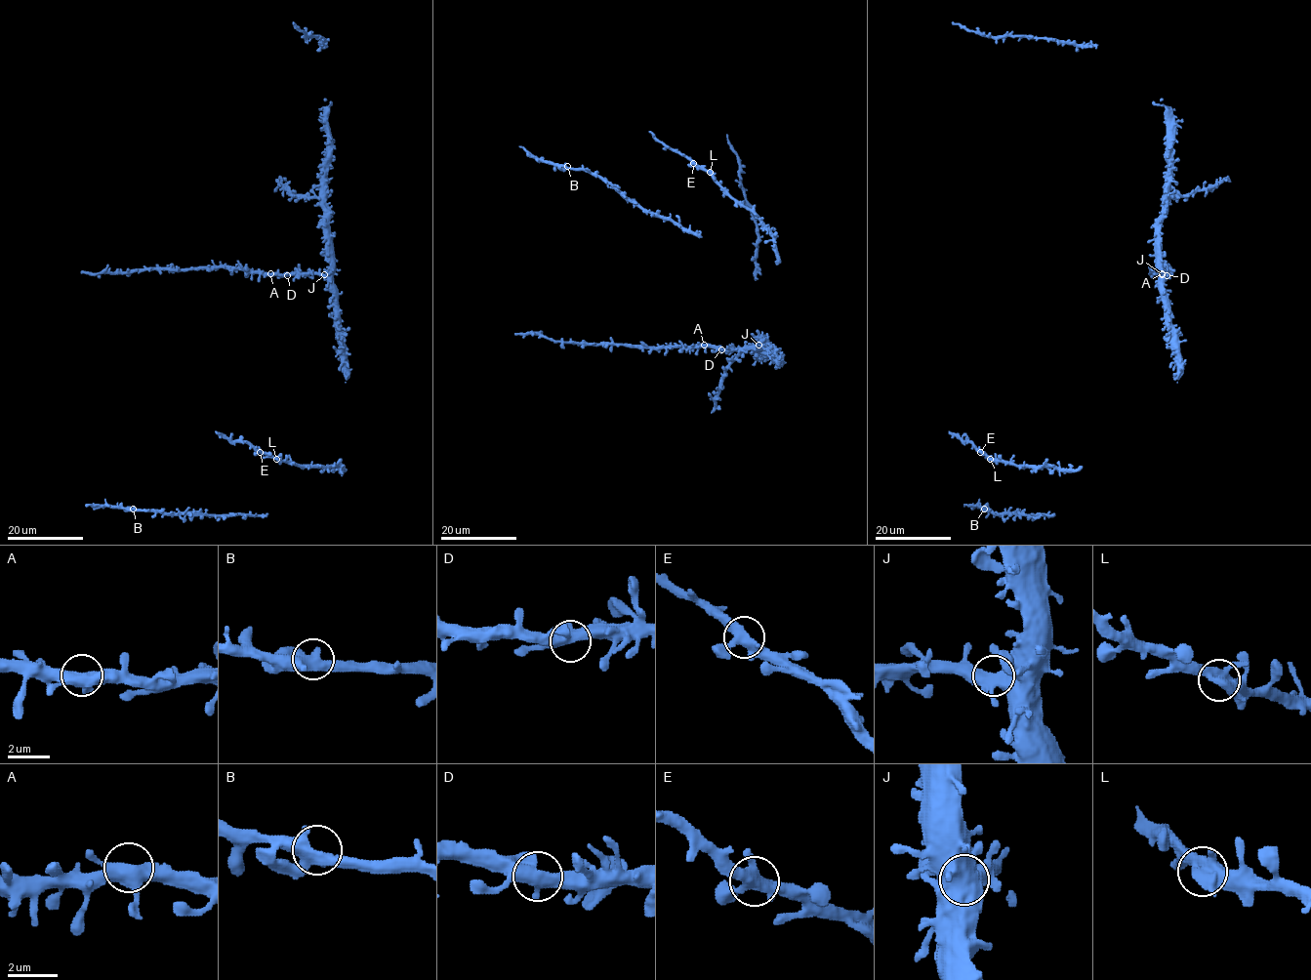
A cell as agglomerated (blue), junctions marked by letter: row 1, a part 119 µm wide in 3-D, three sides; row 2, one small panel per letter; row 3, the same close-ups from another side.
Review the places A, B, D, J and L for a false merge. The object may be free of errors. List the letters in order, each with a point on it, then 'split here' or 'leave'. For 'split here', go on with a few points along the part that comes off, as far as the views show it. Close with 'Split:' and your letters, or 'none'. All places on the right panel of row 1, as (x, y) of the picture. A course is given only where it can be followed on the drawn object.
A: place (1162, 273); leave
B: place (984, 509); leave
D: place (1167, 275); leave
J: place (1162, 274); leave
L: place (990, 459); leave
Split: none

